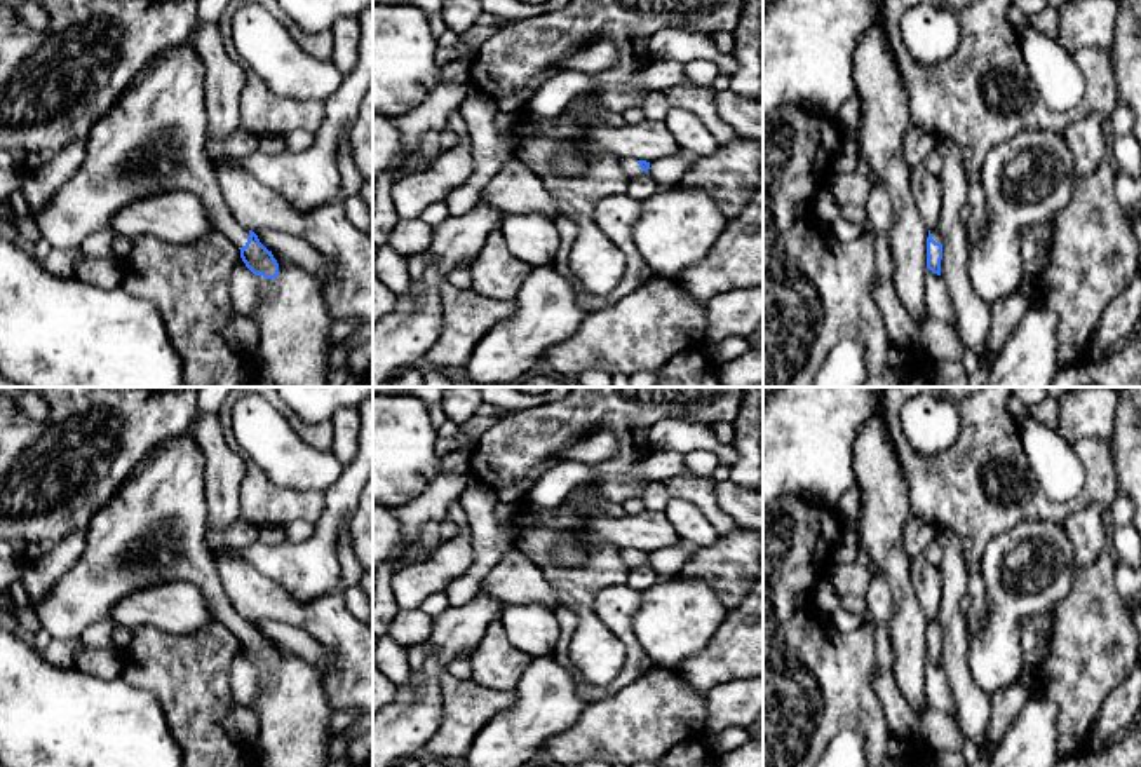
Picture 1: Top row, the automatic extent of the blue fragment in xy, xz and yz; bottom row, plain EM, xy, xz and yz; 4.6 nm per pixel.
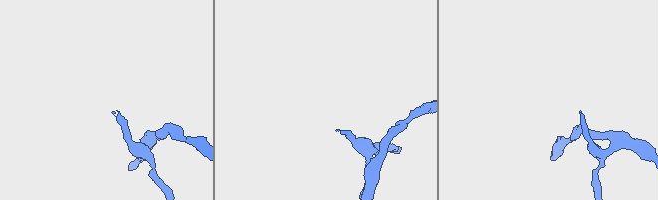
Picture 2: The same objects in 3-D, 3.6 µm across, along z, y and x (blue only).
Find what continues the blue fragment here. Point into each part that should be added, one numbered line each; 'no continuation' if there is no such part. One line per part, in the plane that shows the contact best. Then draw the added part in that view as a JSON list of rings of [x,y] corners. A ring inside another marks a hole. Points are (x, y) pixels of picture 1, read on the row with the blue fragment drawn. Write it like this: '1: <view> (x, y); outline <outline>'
1: xy (152, 140); outline [[[185,42],[165,47],[155,66],[138,84],[129,84],[91,127],[80,167],[33,216],[42,239],[52,249],[77,251],[87,235],[110,228],[120,209],[143,197],[185,192],[204,202],[218,232],[244,248],[249,228],[233,218],[221,193],[216,166],[206,155],[207,122],[206,68],[197,49]]]

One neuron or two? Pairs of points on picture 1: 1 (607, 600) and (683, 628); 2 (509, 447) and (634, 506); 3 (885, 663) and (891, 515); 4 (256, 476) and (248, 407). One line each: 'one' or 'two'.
1: two
2: two
3: two
4: two

